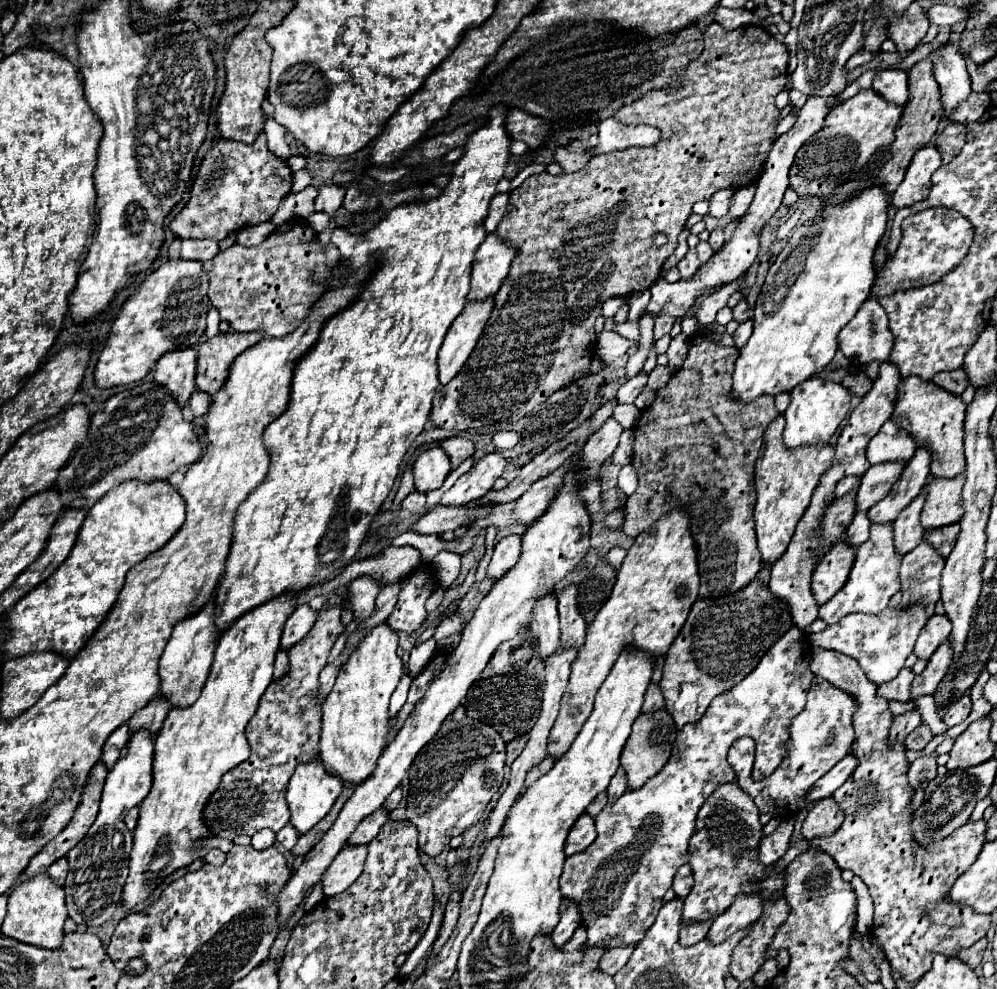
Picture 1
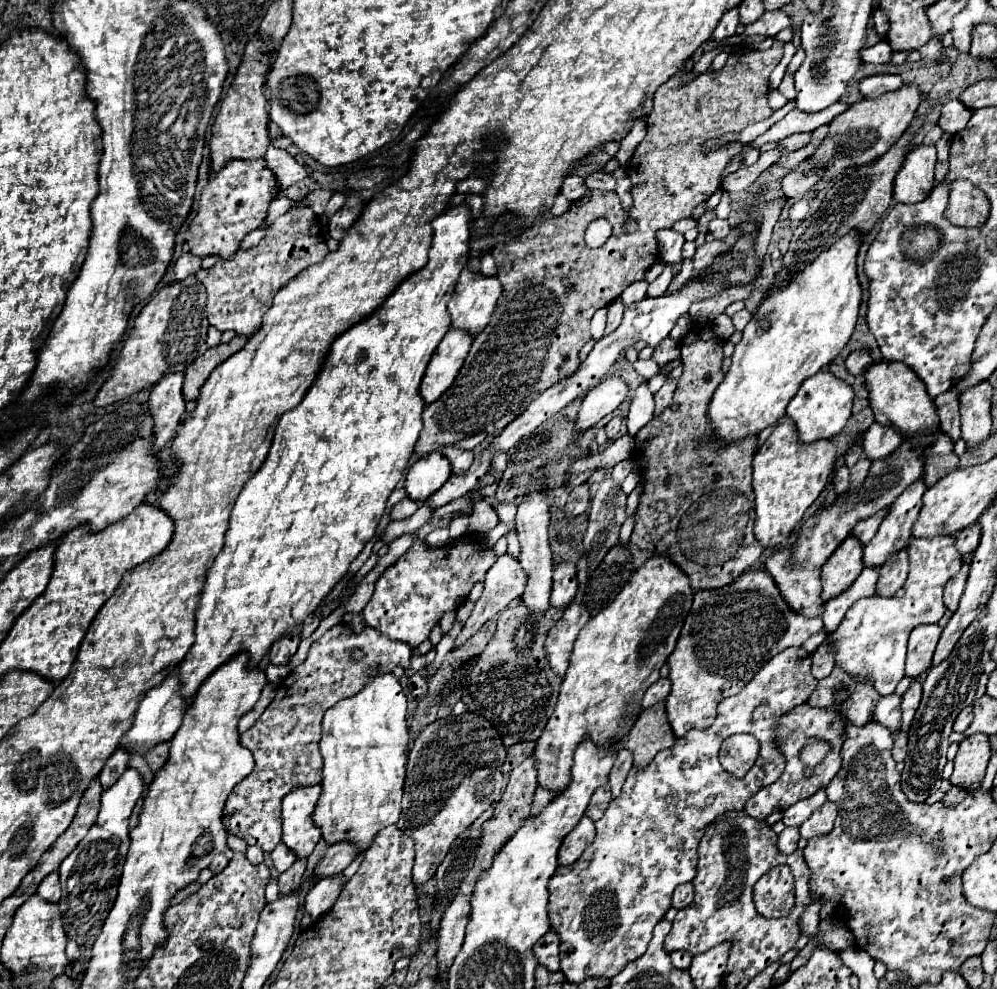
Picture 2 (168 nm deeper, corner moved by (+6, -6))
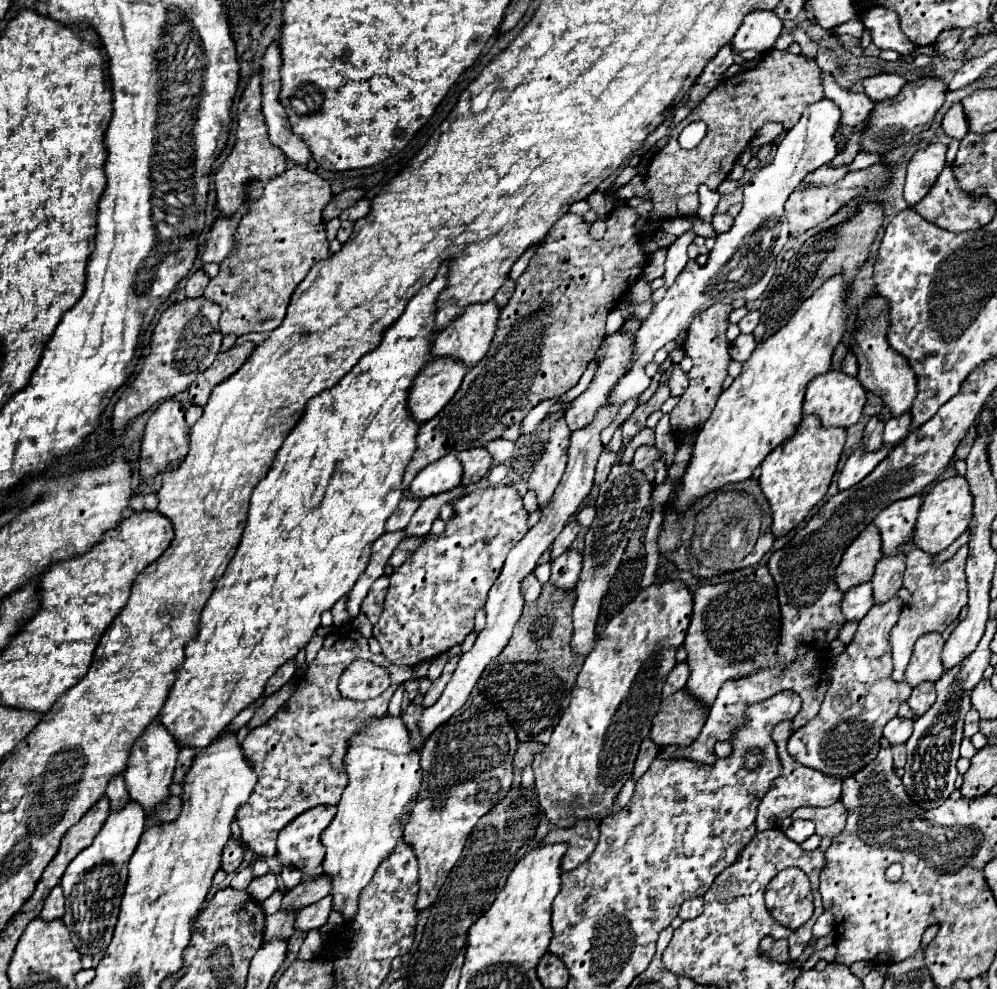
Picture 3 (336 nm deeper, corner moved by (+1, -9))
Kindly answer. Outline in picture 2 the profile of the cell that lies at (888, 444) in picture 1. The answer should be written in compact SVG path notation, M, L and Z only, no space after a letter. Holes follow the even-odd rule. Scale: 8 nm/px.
M873 422L867 434L863 436L863 452L871 462L887 458L899 446L901 446L899 434L895 434L895 430L887 430L885 426L879 426L877 422Z

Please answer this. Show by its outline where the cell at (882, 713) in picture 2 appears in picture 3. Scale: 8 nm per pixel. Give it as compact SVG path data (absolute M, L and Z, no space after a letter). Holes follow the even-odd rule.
M894 717L892 721L888 721L888 725L884 727L884 739L890 745L900 745L906 743L912 735L912 721L904 721L900 717Z

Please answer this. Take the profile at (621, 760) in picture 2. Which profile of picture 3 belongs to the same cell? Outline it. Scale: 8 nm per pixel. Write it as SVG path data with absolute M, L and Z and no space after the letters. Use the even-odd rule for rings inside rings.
M648 737L642 741L642 747L640 747L640 753L638 753L638 759L636 759L636 765L634 765L634 773L632 773L632 779L638 779L640 775L644 775L650 767L650 763L656 759L656 753L658 753L658 745Z

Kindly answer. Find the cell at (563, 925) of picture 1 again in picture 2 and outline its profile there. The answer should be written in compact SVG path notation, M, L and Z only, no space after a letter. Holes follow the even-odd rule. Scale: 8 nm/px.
M549 930L545 936L541 936L533 946L533 952L539 964L547 966L553 972L559 970L559 934L555 934L555 930Z

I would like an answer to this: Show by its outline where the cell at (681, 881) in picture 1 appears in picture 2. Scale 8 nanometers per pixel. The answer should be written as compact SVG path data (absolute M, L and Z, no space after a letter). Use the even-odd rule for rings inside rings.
M687 882L687 884L679 884L673 892L673 906L679 910L679 908L685 908L689 906L693 900L693 884Z

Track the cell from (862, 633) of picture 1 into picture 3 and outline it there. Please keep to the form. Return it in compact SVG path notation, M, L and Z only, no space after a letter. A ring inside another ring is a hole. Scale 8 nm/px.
M960 547L960 551L944 565L934 567L932 557L920 549L910 549L906 553L906 571L904 571L904 587L910 591L910 601L904 605L898 623L890 631L890 645L894 655L894 681L904 681L904 671L912 655L912 647L918 637L926 633L944 633L944 629L958 619L960 609L968 603L968 583L964 575L964 565L968 557L968 547Z

